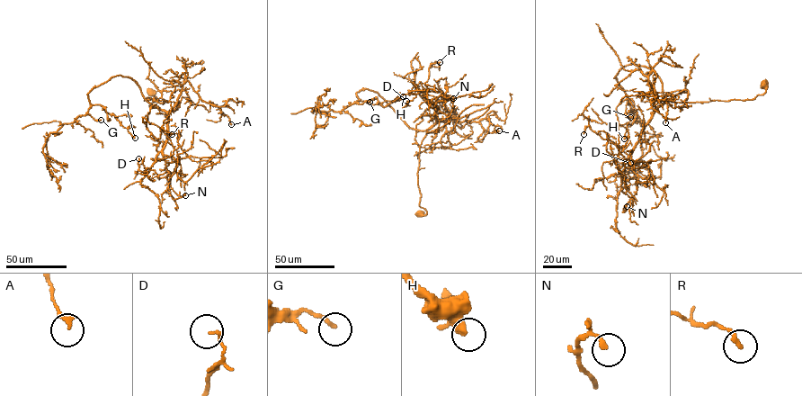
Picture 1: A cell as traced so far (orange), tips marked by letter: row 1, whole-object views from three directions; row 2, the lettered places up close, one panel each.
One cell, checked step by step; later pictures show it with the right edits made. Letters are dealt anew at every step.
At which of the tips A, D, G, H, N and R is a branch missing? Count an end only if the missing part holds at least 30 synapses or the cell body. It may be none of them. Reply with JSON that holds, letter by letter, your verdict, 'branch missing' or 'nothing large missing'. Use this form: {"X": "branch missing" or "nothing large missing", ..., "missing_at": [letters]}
{"A": "nothing large missing", "D": "nothing large missing", "G": "nothing large missing", "H": "nothing large missing", "N": "nothing large missing", "R": "nothing large missing", "missing_at": []}

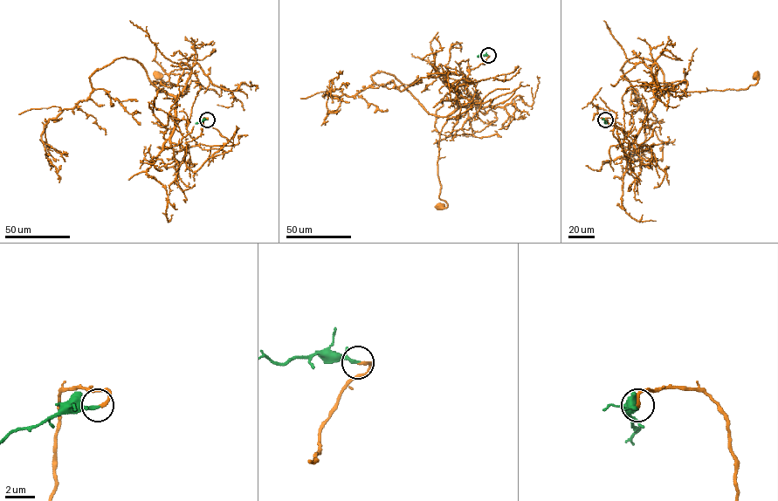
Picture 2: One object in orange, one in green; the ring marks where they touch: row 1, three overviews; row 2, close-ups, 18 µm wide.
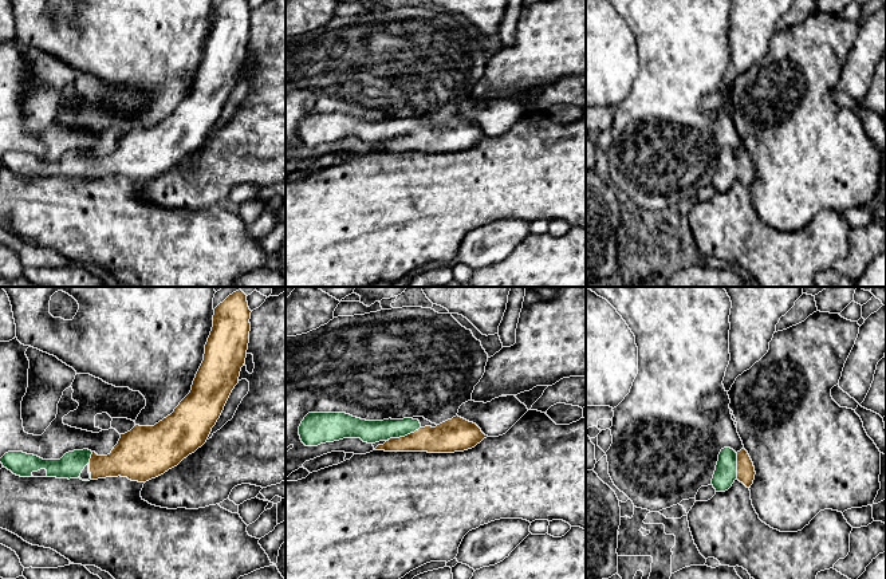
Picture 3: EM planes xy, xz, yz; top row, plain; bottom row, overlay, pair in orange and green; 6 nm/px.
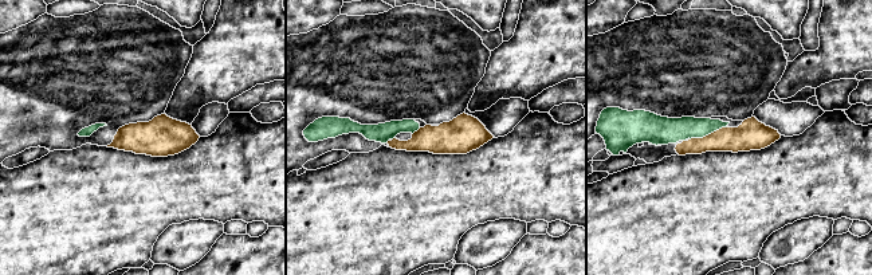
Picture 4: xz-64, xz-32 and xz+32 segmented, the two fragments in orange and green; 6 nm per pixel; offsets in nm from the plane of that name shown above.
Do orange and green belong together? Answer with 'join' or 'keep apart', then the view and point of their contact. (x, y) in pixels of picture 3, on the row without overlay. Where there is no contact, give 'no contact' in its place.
join; contact xz (405, 136)

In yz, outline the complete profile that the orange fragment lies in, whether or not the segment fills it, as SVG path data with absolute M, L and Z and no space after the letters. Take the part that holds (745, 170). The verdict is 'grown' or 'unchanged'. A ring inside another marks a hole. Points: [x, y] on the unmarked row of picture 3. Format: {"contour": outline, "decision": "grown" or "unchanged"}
{"contour": "M724 147L718 154L712 185L716 192L725 192L739 180L747 188L751 188L755 174L753 162L745 149L736 153L731 147Z", "decision": "grown"}

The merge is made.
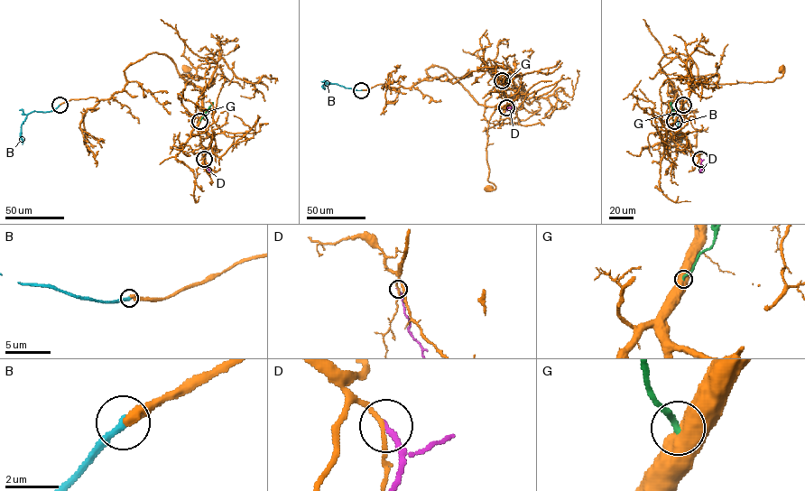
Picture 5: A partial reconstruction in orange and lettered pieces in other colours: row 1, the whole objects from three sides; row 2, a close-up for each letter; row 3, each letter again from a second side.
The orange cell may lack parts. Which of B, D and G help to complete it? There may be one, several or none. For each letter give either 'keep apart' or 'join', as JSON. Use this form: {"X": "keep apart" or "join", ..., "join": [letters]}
{"B": "join", "D": "keep apart", "G": "keep apart", "join": ["B"]}

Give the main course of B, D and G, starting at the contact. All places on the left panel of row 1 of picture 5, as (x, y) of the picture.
B: (60, 105), (52, 111), (33, 111), (27, 115), (21, 126), (22, 144)
D: (204, 159), (211, 172)
G: (199, 121), (212, 102)

